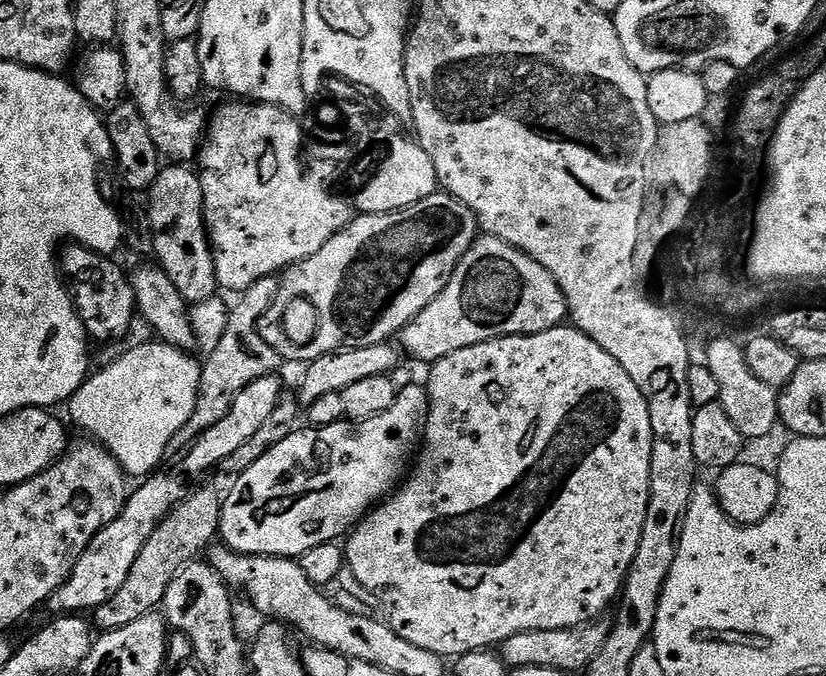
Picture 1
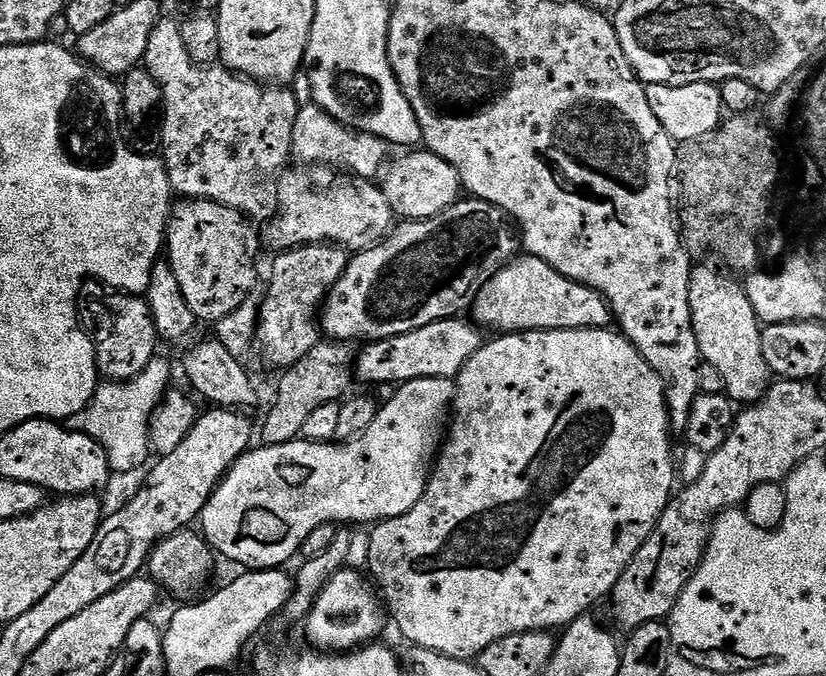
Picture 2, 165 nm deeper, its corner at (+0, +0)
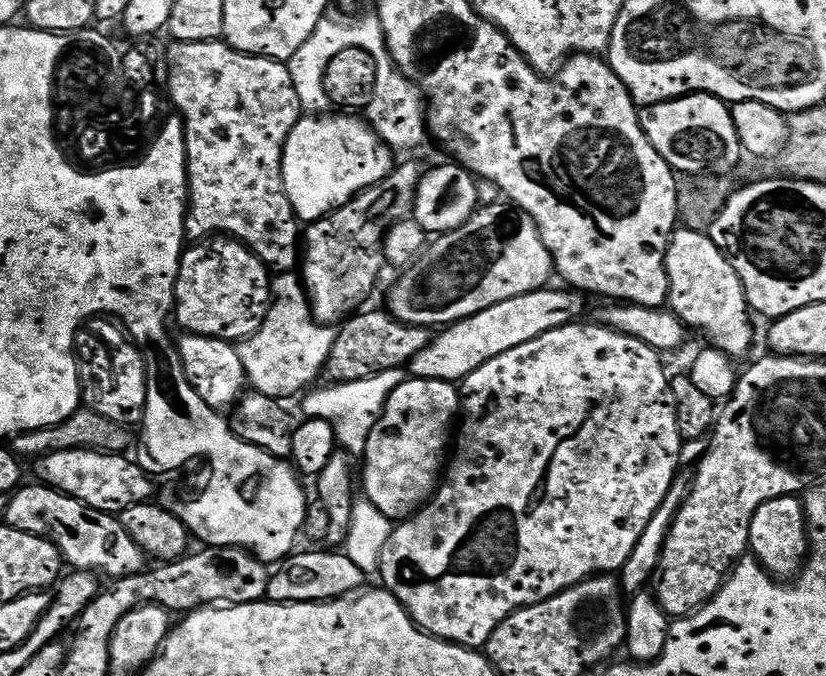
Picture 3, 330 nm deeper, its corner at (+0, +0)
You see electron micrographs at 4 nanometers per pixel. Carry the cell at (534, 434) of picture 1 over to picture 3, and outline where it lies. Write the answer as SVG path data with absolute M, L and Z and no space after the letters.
M573 322L562 326L558 330L550 330L538 338L526 342L522 346L514 346L514 350L506 350L506 354L498 354L498 358L490 358L490 362L478 366L478 370L474 370L474 374L470 374L462 381L463 416L462 423L458 428L458 435L454 440L456 457L453 460L451 457L450 463L443 473L442 483L437 487L432 499L419 512L412 513L411 516L399 521L393 527L390 534L390 542L386 542L386 550L382 550L382 558L380 559L378 576L379 579L384 579L383 587L396 597L396 601L408 611L408 617L423 632L429 632L430 635L436 636L440 640L449 640L451 644L460 644L464 648L480 650L483 649L485 642L490 638L490 634L494 634L494 630L498 630L498 626L502 621L510 614L517 612L520 608L529 608L538 602L549 600L552 596L558 595L559 592L565 592L567 588L572 588L575 584L581 584L592 576L619 573L623 569L625 562L630 558L630 554L634 554L634 546L638 546L638 538L642 538L642 530L646 530L646 526L650 526L650 518L654 518L658 506L662 506L662 502L666 498L670 486L681 471L680 449L682 441L680 439L680 431L678 430L678 414L676 413L676 403L674 402L674 394L672 393L672 381L669 373L664 373L664 364L660 361L663 360L661 353L655 352L650 346L646 346L646 342L638 342L638 338L624 336L620 332L615 332L612 328L604 327L599 322L593 322L593 324L584 323Z

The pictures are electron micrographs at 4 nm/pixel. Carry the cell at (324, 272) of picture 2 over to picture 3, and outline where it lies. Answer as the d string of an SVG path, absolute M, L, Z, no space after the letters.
M408 160L404 165L401 163L380 184L358 193L348 204L303 229L302 283L312 306L312 315L320 323L339 325L367 305L364 303L368 295L375 290L380 275L386 269L386 233L392 225L409 219L415 213L418 186L425 171L425 165L416 160Z

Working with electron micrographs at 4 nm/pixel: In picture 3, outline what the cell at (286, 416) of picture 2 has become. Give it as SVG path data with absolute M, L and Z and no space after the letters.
M387 310L368 311L353 315L343 325L344 330L342 328L337 333L326 365L326 376L329 376L329 381L338 384L358 382L362 378L377 376L386 370L404 368L411 365L412 359L422 350L426 350L430 343L429 329L419 328L416 324L403 324Z

